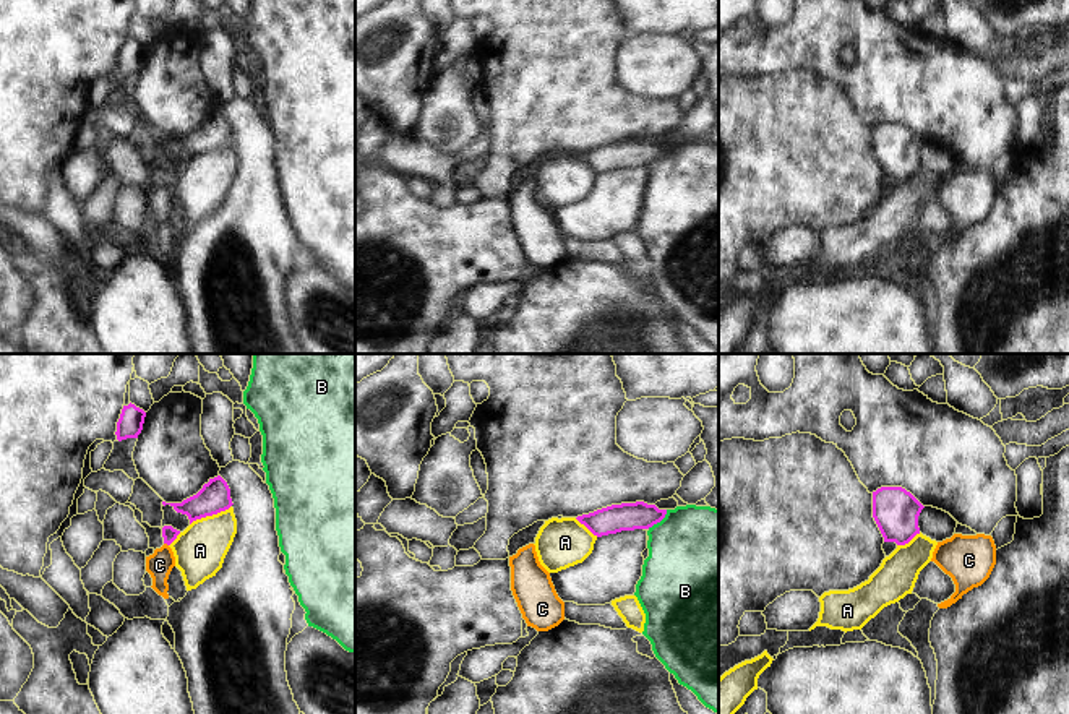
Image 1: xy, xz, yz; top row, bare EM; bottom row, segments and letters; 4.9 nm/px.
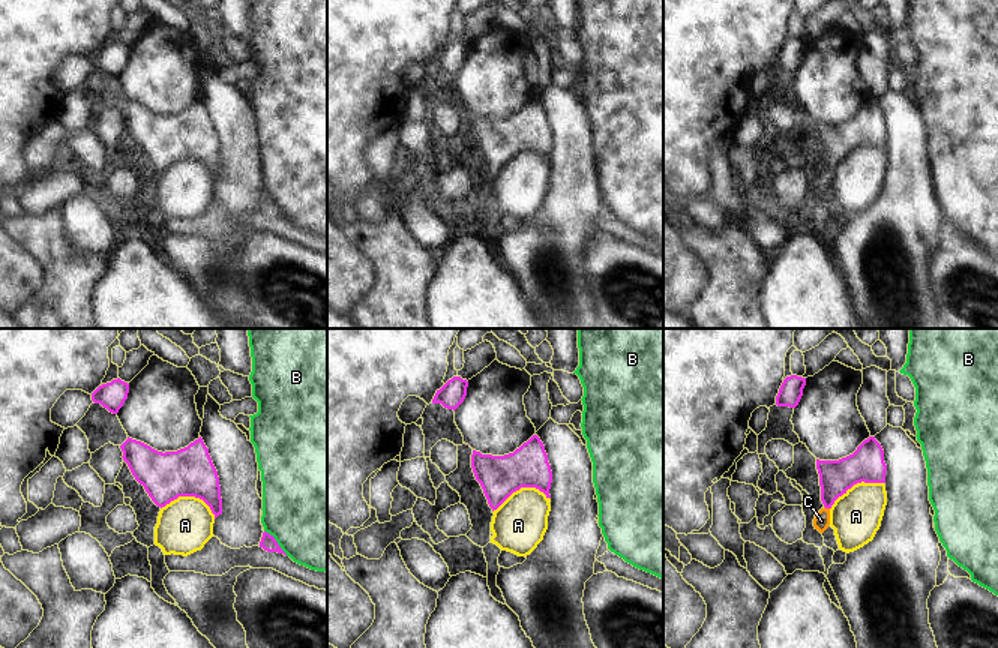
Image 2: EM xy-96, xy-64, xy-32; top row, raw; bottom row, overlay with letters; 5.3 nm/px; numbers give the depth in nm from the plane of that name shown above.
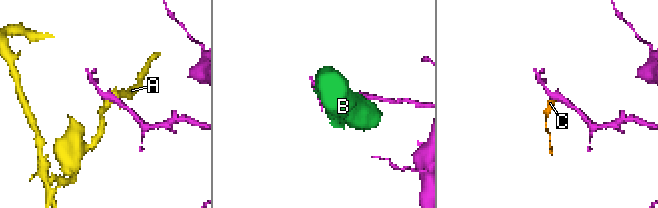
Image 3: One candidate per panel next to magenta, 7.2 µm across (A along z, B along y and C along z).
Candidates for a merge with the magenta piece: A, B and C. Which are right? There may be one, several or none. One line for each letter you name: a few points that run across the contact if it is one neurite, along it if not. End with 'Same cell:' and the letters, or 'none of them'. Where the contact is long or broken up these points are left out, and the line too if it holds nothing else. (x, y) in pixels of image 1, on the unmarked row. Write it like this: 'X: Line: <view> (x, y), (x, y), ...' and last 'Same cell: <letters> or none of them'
C: Line: xy (169, 171), (166, 179), (166, 189), (159, 202)
Same cell: C.

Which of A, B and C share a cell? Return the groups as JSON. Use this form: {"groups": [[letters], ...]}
{"groups": [["A"], ["B"], ["C"]]}

